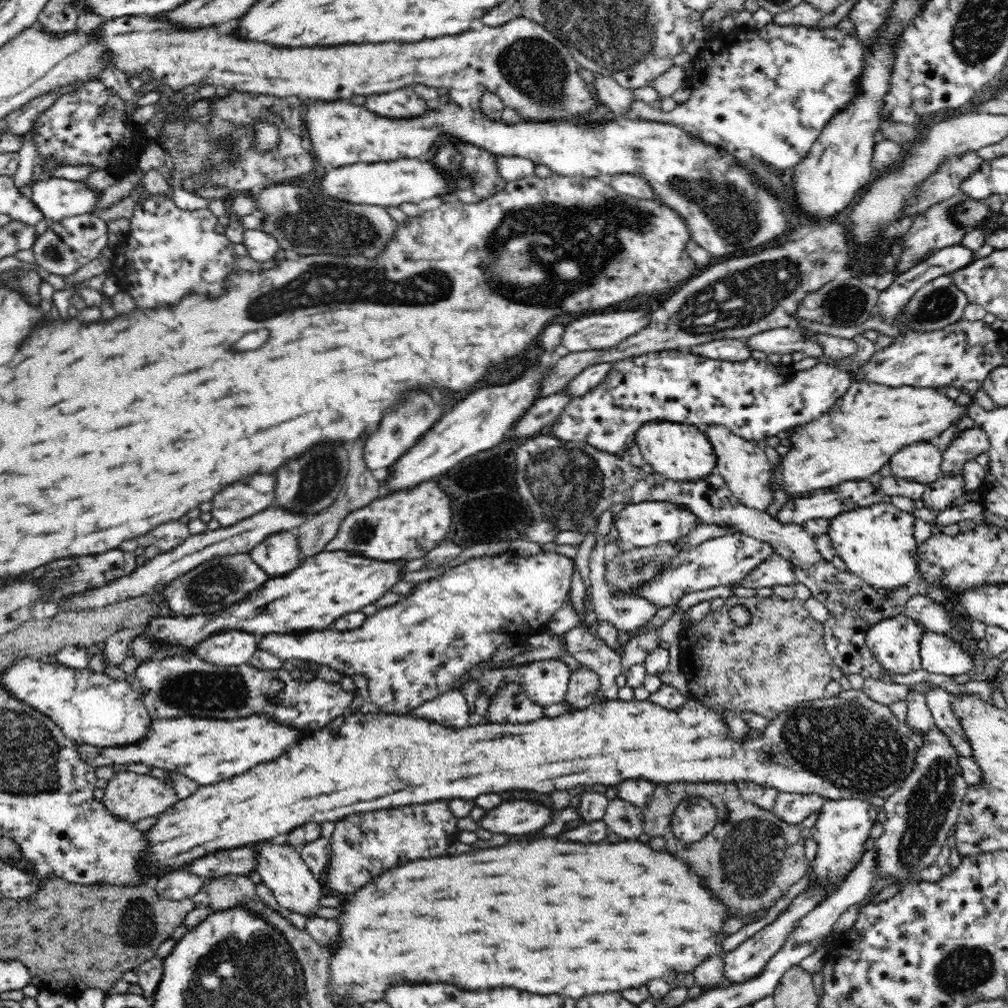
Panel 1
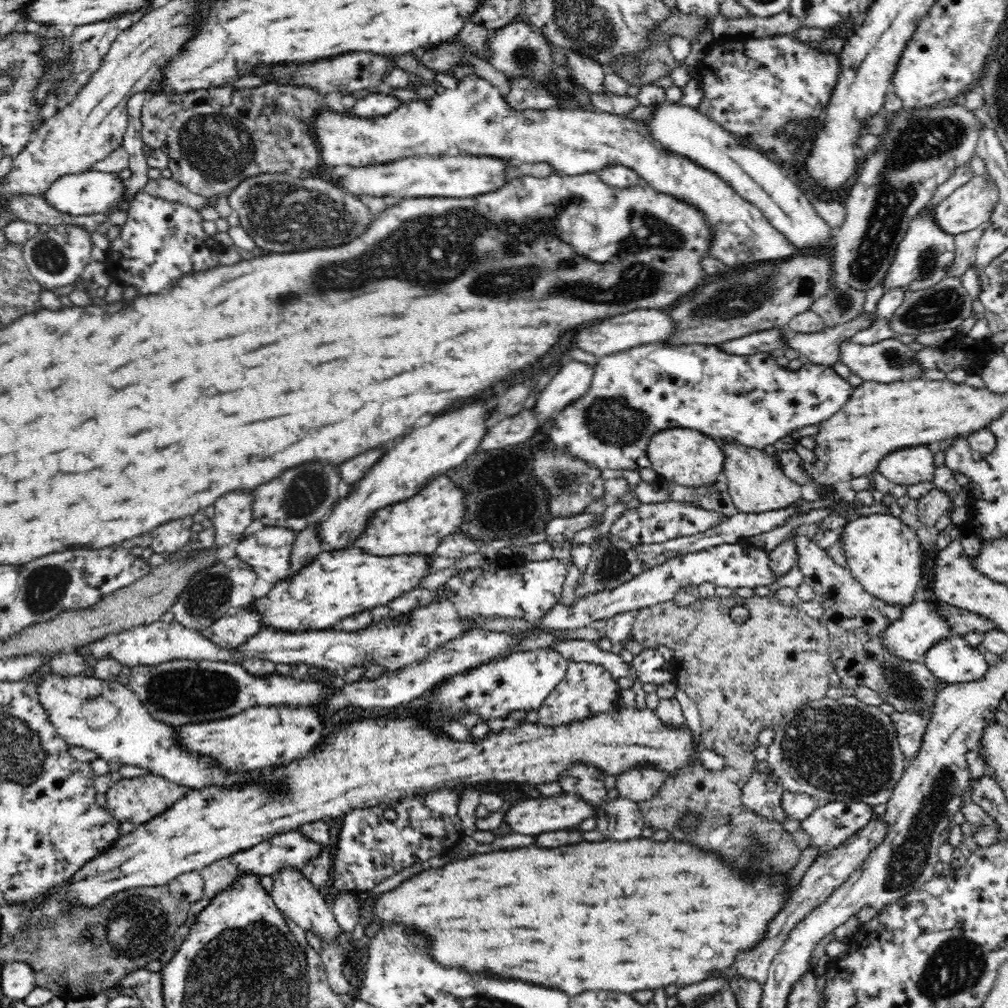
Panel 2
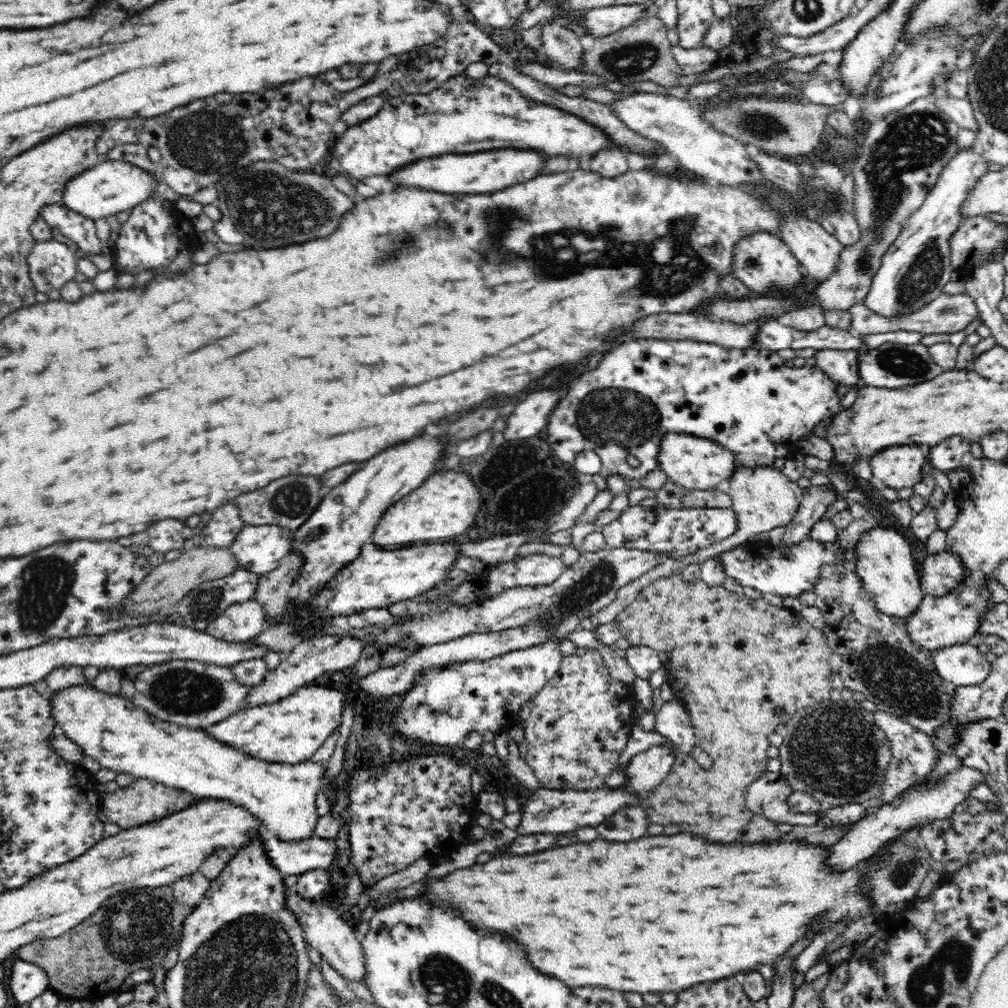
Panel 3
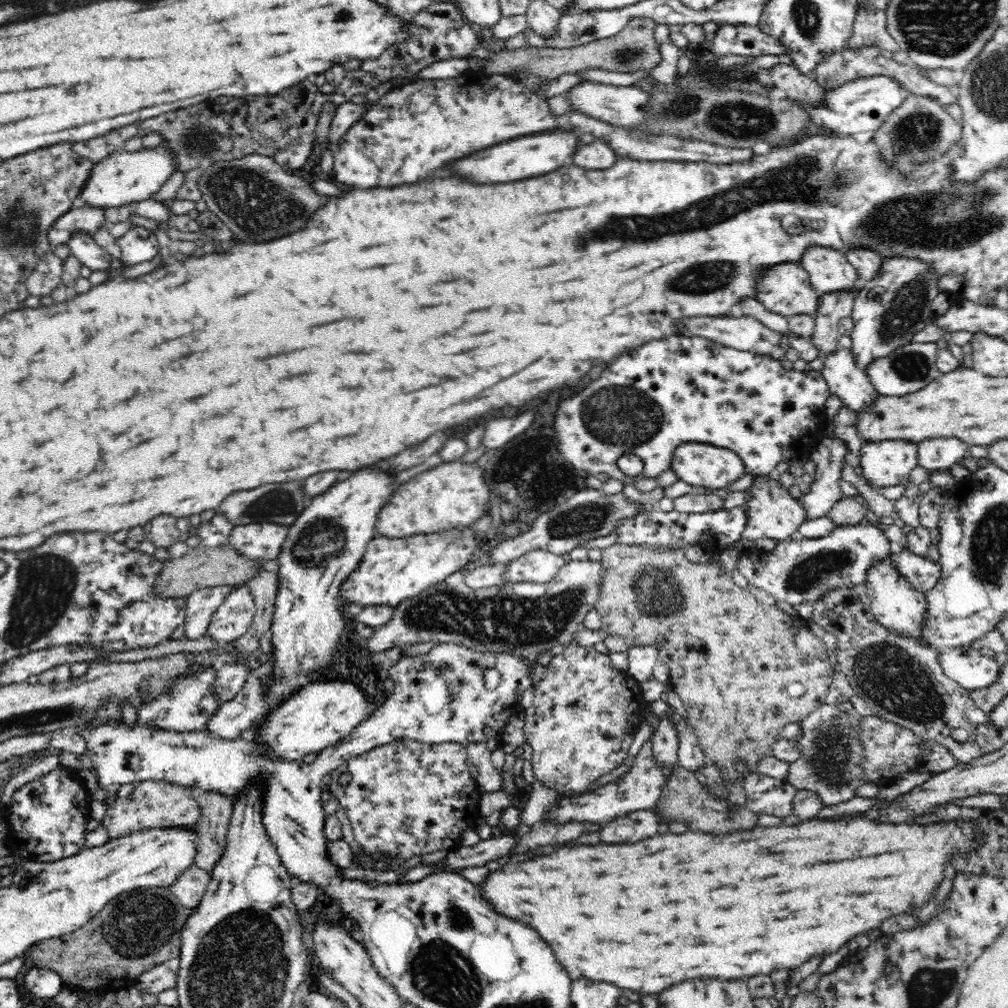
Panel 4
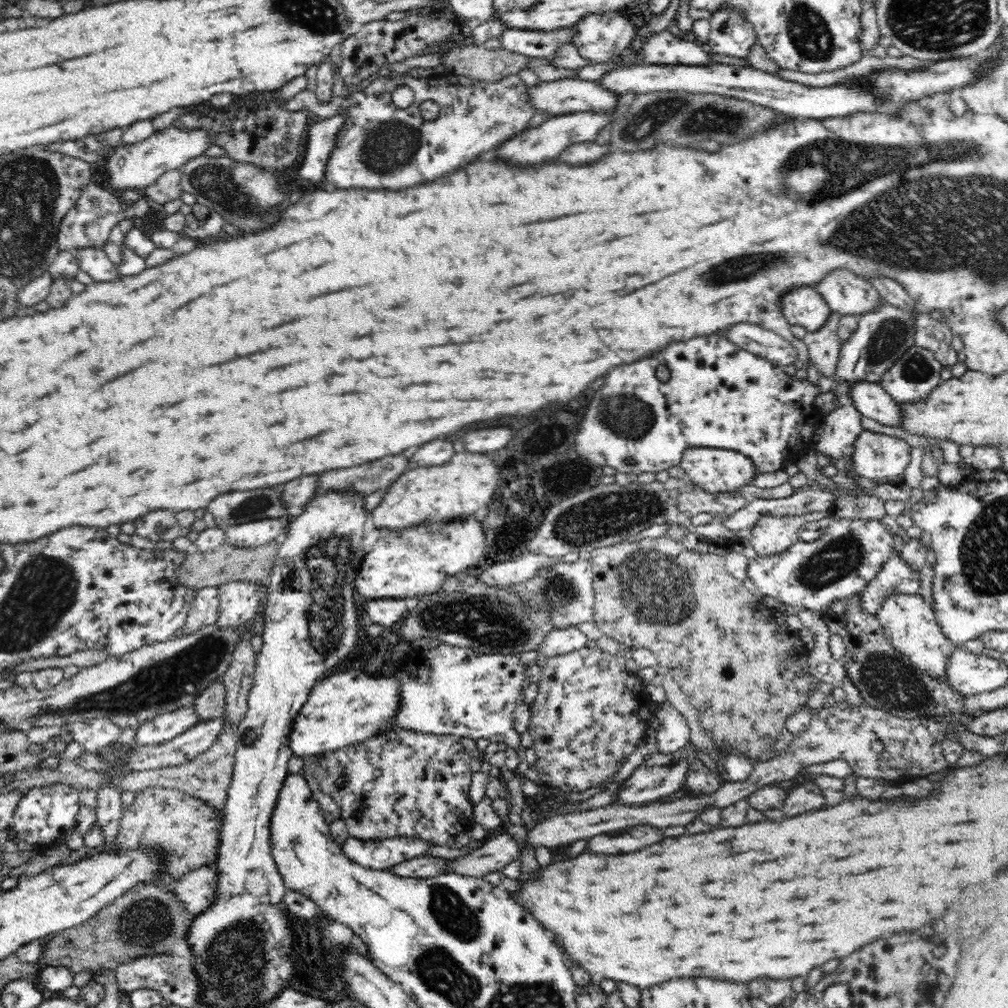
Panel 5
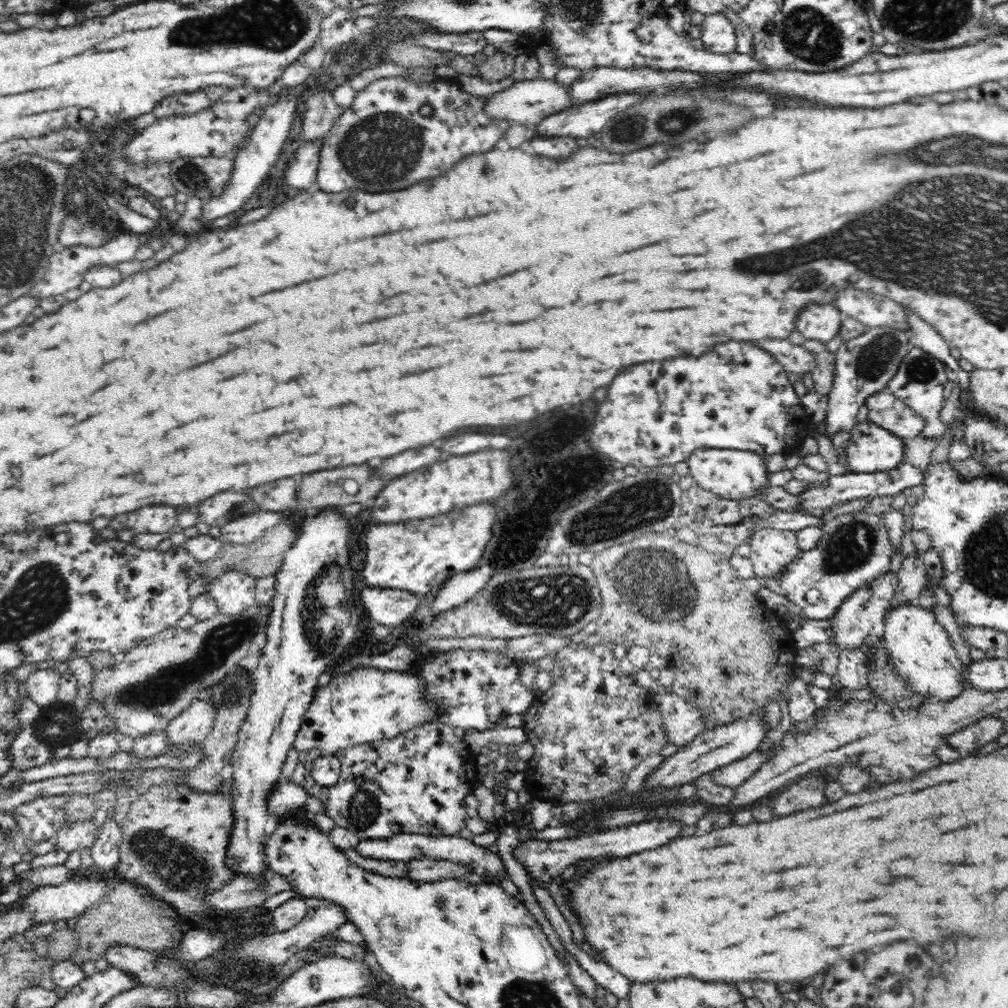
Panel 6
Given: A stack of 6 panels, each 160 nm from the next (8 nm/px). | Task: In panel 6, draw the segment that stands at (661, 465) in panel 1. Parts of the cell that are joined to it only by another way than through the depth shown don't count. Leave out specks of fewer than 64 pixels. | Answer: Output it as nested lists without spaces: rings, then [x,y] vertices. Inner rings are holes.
[[[704,449],[696,451],[687,458],[690,475],[698,486],[710,490],[721,498],[742,500],[752,498],[768,484],[770,472],[766,467],[767,459],[751,451],[729,451]]]

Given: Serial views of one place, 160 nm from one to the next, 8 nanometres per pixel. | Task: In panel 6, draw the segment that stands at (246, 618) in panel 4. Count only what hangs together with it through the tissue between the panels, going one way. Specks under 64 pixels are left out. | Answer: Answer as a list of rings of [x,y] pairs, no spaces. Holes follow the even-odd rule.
[[[230,568],[208,584],[207,592],[216,601],[219,612],[227,614],[254,603],[256,582],[257,578]]]

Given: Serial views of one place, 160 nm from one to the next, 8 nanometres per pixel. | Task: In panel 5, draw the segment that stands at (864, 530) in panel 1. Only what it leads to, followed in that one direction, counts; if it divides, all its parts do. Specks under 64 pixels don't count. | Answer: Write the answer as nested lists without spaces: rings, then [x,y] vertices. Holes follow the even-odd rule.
[[[920,593],[890,595],[876,615],[886,640],[908,658],[913,667],[926,672],[932,679],[947,680],[948,662],[956,646],[942,632],[933,605],[926,603]]]

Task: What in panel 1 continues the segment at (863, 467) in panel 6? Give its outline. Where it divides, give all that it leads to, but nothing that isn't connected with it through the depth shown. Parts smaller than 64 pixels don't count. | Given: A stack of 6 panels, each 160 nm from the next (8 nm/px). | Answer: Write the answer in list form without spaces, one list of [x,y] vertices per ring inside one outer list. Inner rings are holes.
[[[920,442],[896,452],[888,462],[891,475],[925,485],[936,482],[943,476],[940,470],[943,454],[935,445]]]

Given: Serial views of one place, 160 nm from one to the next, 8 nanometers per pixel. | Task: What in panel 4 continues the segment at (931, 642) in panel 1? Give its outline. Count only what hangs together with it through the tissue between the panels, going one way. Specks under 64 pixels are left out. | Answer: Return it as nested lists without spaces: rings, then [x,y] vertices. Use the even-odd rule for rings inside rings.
[[[972,646],[942,650],[938,660],[946,676],[968,691],[991,687],[1000,676],[998,661],[982,656]]]

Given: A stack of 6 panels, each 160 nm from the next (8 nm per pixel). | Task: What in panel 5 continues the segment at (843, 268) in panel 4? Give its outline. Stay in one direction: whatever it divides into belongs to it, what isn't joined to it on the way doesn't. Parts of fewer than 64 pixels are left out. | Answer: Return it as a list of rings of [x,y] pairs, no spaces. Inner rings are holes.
[[[836,269],[826,275],[816,286],[833,312],[841,315],[862,316],[875,311],[883,303],[879,292],[854,273]]]

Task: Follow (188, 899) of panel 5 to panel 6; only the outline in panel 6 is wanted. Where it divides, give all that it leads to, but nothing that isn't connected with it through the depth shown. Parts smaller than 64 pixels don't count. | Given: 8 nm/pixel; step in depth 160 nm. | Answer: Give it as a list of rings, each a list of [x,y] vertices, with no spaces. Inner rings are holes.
[[[268,868],[254,877],[238,875],[228,886],[212,892],[206,900],[220,914],[228,914],[242,908],[263,906],[266,899],[290,891],[294,891],[294,885]]]

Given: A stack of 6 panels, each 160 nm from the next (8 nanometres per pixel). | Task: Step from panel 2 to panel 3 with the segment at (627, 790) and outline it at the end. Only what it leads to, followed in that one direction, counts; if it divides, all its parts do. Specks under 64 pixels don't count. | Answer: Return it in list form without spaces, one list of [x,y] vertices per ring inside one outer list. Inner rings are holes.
[[[663,743],[650,746],[628,762],[625,788],[645,796],[662,782],[675,760],[676,751],[672,746]]]

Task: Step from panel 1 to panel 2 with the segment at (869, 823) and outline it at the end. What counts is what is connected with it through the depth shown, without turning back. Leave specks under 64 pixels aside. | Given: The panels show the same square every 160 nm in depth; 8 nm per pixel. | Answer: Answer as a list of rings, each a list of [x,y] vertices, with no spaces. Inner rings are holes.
[[[860,801],[822,803],[800,826],[810,834],[811,842],[820,853],[828,853],[854,836],[872,820],[873,805]]]

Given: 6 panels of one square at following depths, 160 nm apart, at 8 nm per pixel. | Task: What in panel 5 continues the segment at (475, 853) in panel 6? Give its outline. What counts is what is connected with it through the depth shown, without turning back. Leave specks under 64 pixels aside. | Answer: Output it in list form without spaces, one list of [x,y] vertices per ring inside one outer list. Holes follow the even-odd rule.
[[[414,836],[376,840],[348,837],[342,845],[348,859],[376,871],[388,870],[406,860],[428,856],[431,847],[434,847],[434,844]]]

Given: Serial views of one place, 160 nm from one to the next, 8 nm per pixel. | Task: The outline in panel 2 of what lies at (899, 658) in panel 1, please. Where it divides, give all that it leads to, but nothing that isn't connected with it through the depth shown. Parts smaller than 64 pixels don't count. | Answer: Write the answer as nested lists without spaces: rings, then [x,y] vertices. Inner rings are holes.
[[[925,598],[903,608],[902,616],[883,632],[883,643],[896,657],[902,657],[904,661],[919,662],[925,661],[926,651],[952,636],[955,636],[955,632],[939,610],[939,606]]]

